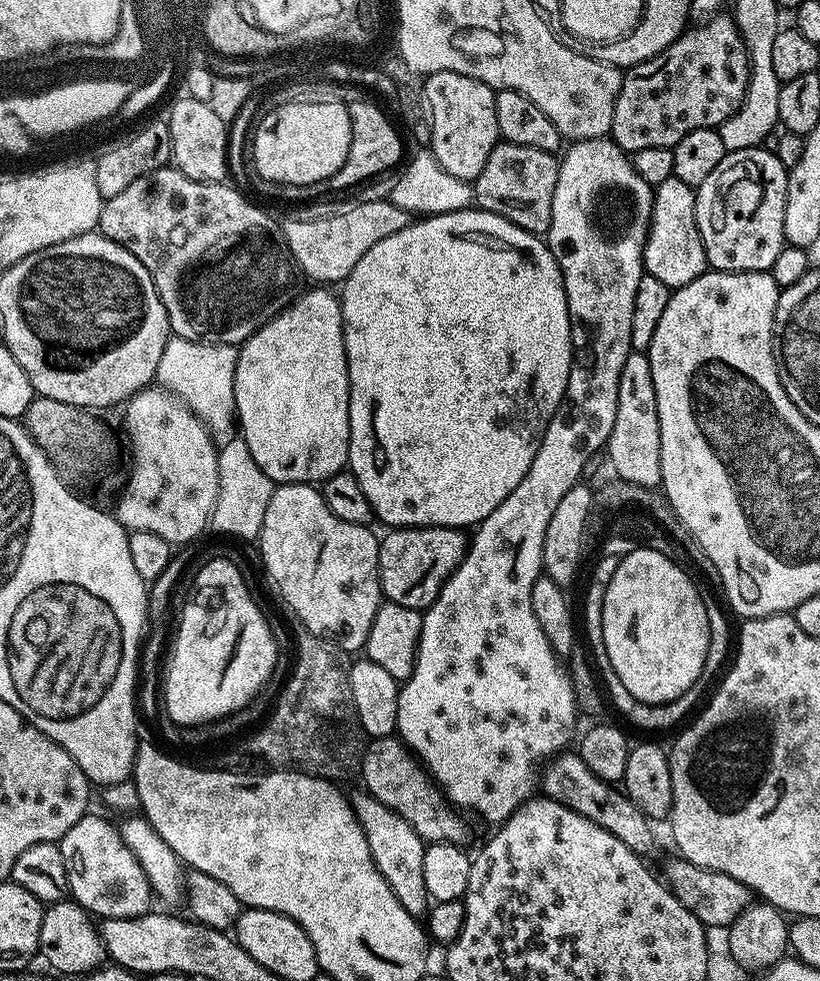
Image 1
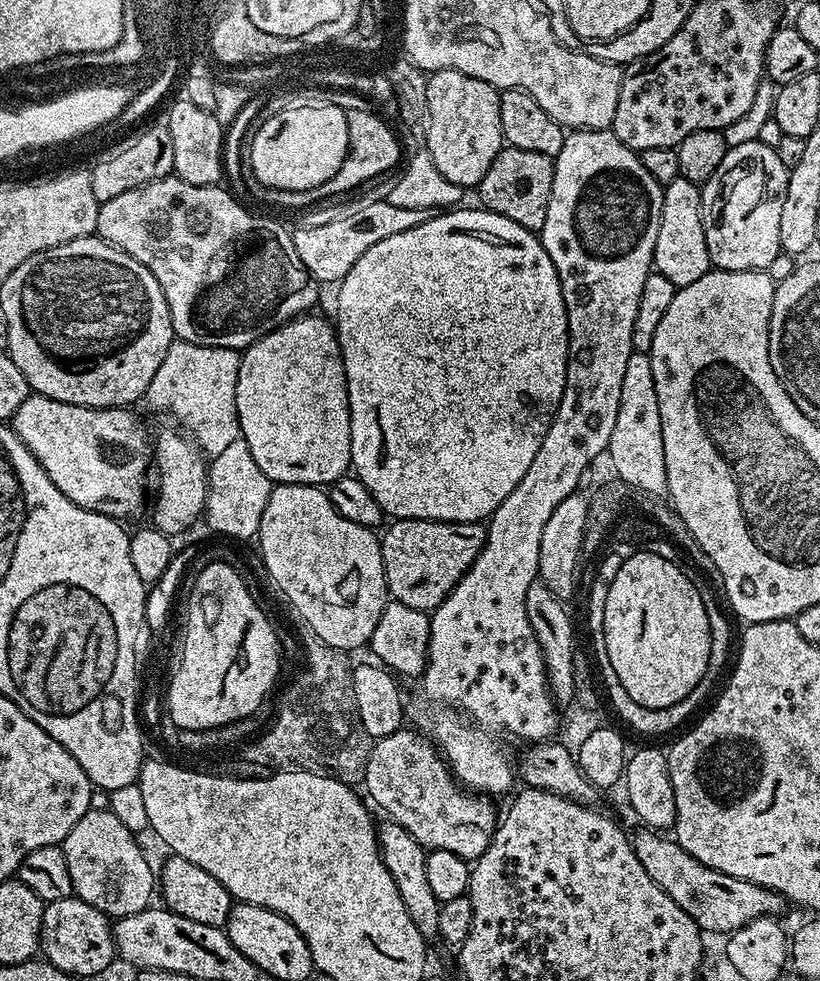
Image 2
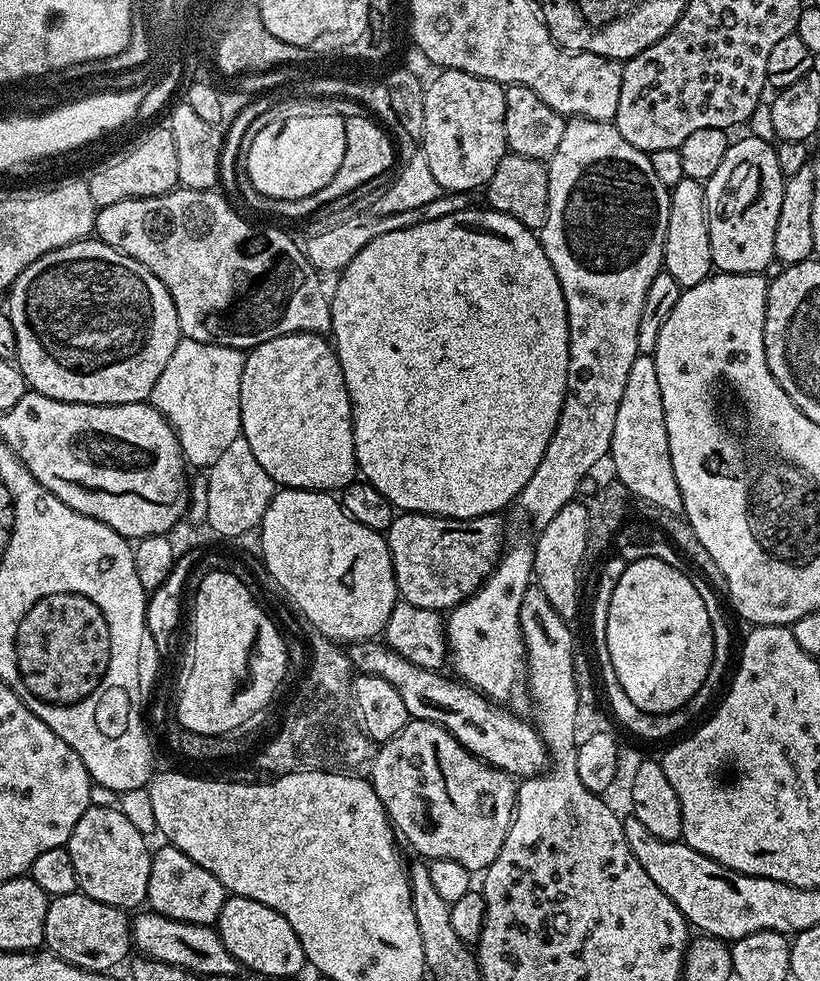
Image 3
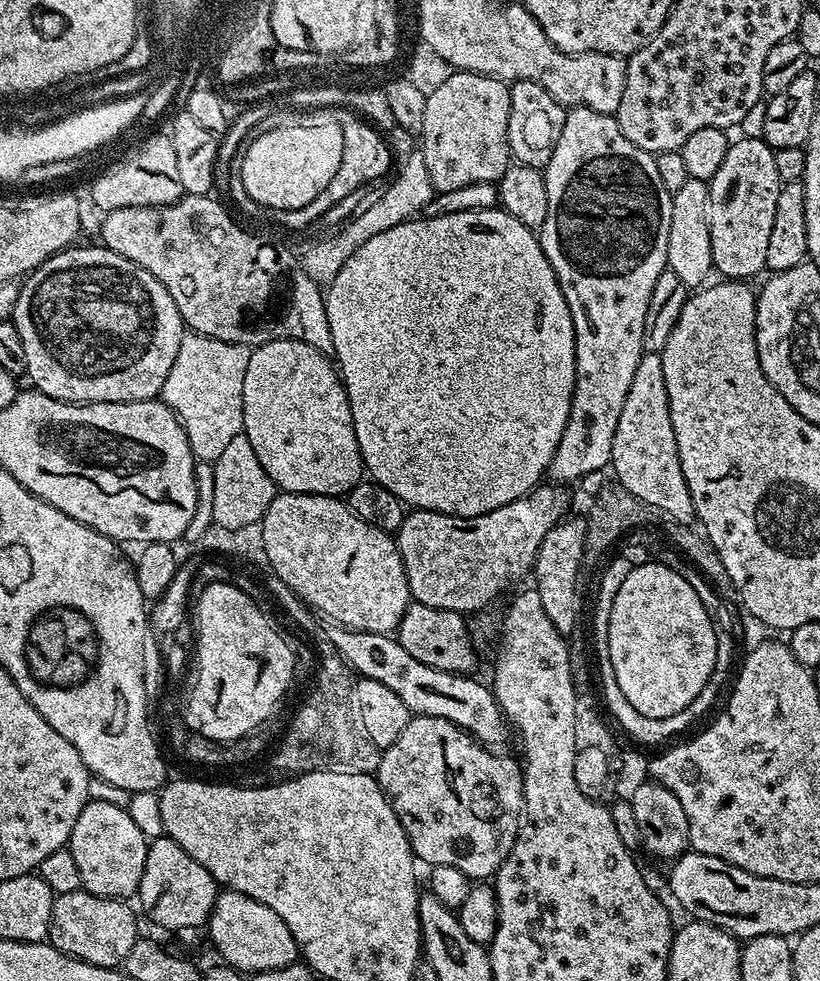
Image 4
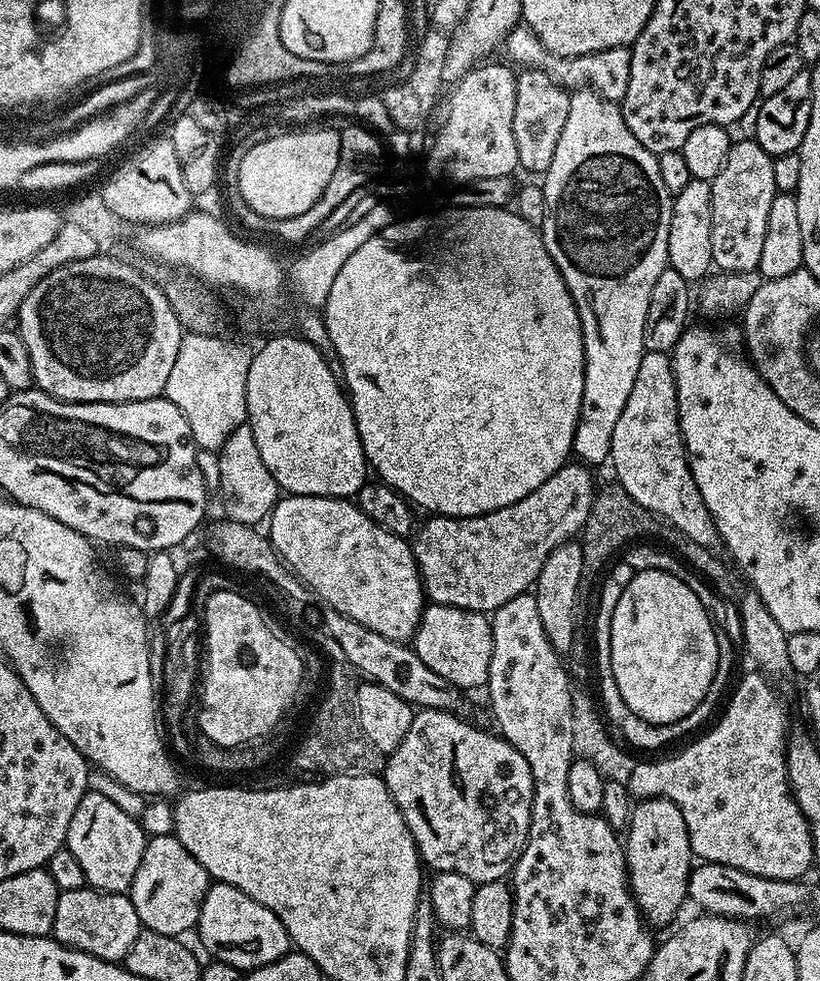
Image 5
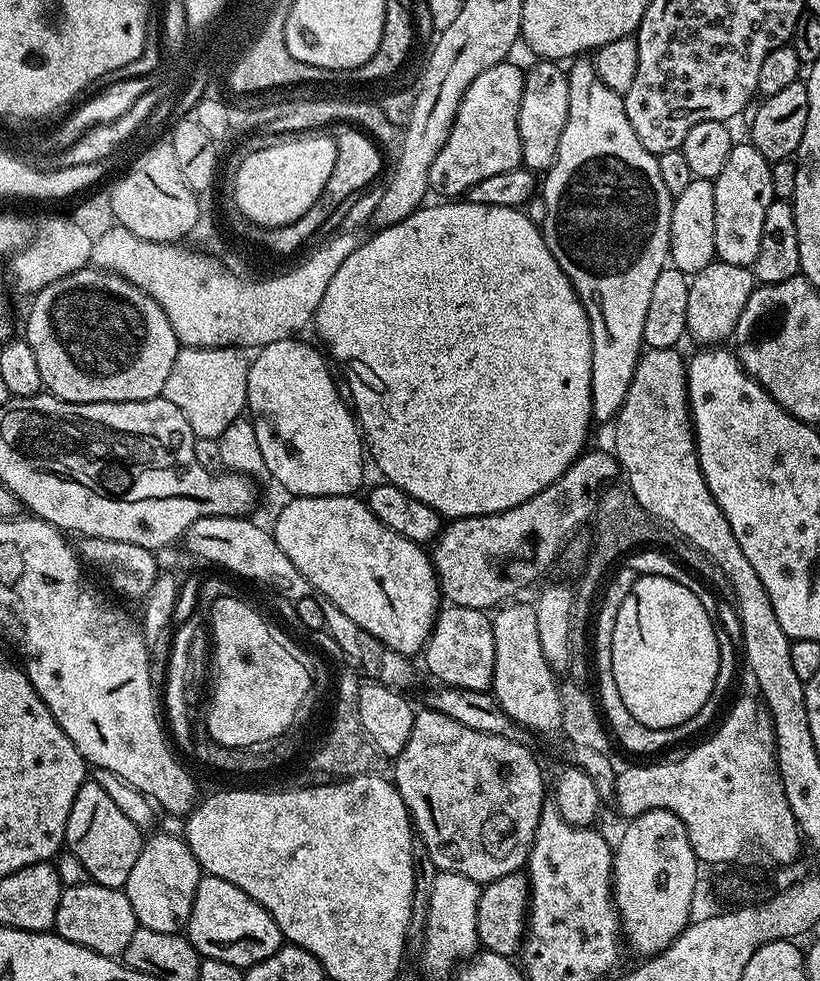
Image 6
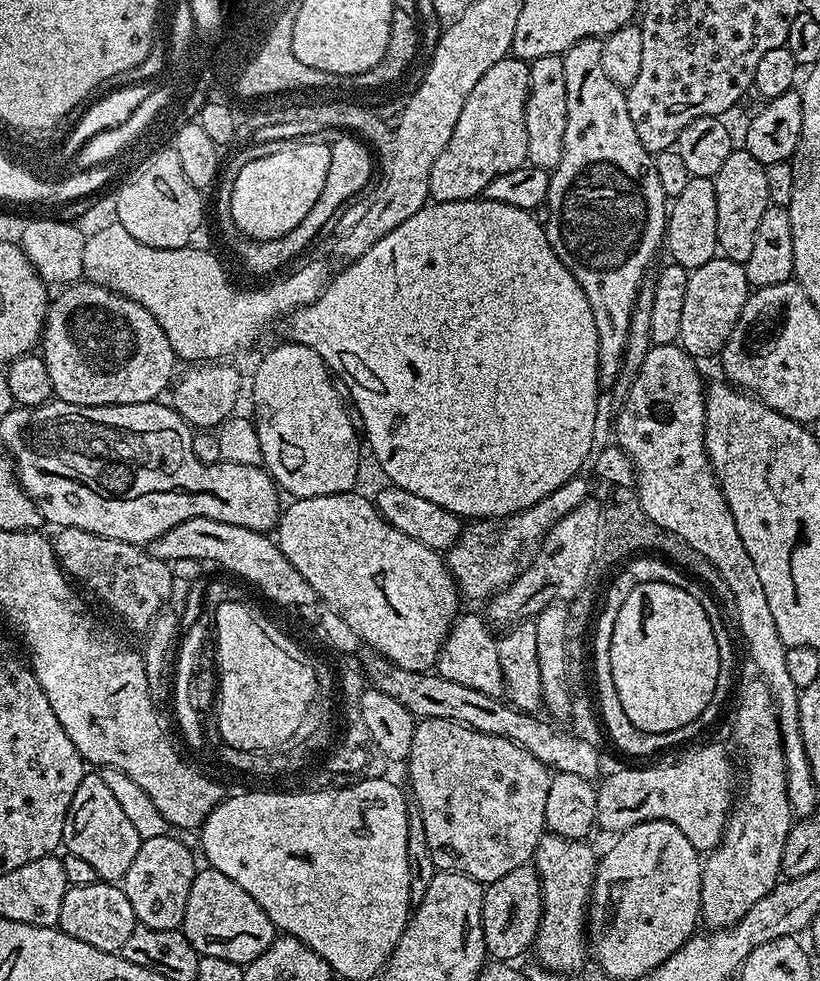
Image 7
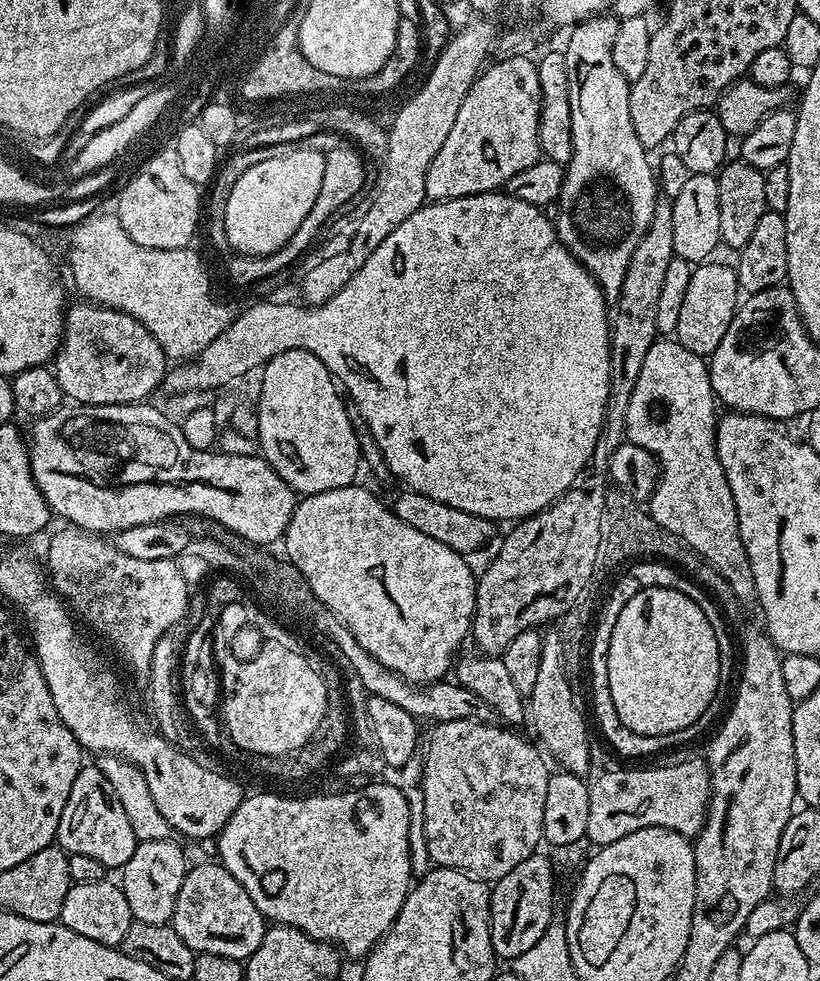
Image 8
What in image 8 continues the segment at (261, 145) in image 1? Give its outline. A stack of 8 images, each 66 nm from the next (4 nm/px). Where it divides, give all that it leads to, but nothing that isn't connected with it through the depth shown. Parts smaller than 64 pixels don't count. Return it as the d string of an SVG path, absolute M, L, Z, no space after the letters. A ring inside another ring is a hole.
M300 146L294 154L284 154L282 158L269 159L258 162L242 174L230 191L230 198L226 200L225 236L228 239L227 247L233 253L242 256L271 256L280 251L286 242L302 226L302 218L310 214L314 206L314 198L318 198L318 189L322 186L322 174L326 170L324 153L316 149Z

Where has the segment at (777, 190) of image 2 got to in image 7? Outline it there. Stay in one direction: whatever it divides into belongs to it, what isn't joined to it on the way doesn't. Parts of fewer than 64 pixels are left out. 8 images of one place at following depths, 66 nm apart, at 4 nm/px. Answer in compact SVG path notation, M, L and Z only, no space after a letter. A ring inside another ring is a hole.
M733 150L730 158L722 162L722 170L714 177L718 198L718 252L721 257L742 265L750 258L754 247L754 234L758 234L758 221L768 209L766 166L754 154Z

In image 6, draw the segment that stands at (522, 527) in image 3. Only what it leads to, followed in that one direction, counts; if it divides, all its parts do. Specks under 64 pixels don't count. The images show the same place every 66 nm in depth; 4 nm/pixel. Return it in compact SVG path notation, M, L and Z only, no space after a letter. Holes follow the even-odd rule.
M573 59L567 69L567 74L570 82L570 114L566 118L566 130L562 130L562 142L558 142L558 158L554 158L554 166L542 180L542 195L546 202L546 222L542 225L542 231L550 254L554 254L558 266L562 266L566 278L570 278L570 282L586 310L586 318L590 322L590 338L592 339L590 398L592 399L593 421L599 422L599 420L608 419L611 421L624 404L626 394L630 390L630 382L634 378L636 364L642 355L646 314L650 310L650 294L654 291L654 281L670 260L668 243L670 242L670 214L674 198L670 194L670 190L666 190L666 185L662 183L656 157L650 150L646 150L646 146L642 146L642 142L638 142L638 134L634 134L634 126L630 126L630 118L626 118L623 95L610 90L610 86L606 86L606 82L602 82L596 65L591 59Z

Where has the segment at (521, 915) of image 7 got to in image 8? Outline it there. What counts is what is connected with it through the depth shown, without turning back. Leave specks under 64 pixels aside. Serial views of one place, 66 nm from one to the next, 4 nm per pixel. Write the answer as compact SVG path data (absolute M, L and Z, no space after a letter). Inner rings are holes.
M534 854L526 858L526 862L518 862L510 874L491 885L490 942L501 961L511 962L518 954L530 950L530 946L546 934L546 926L554 922L552 903L556 900L556 872L551 862L540 855Z

